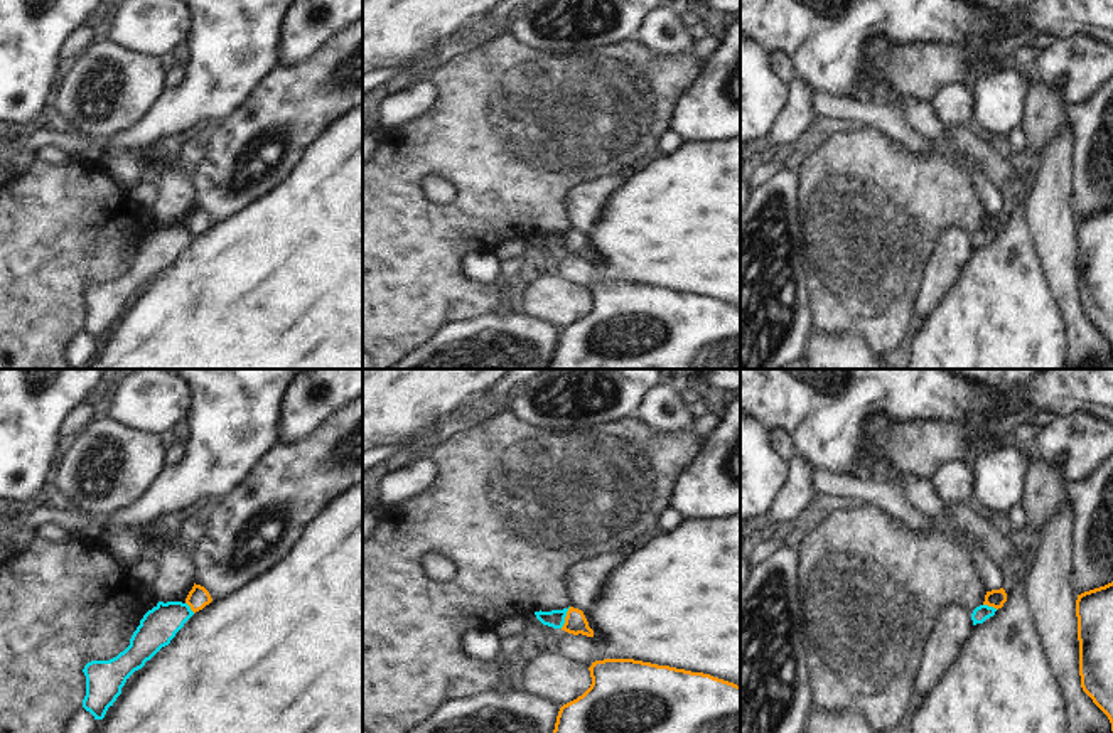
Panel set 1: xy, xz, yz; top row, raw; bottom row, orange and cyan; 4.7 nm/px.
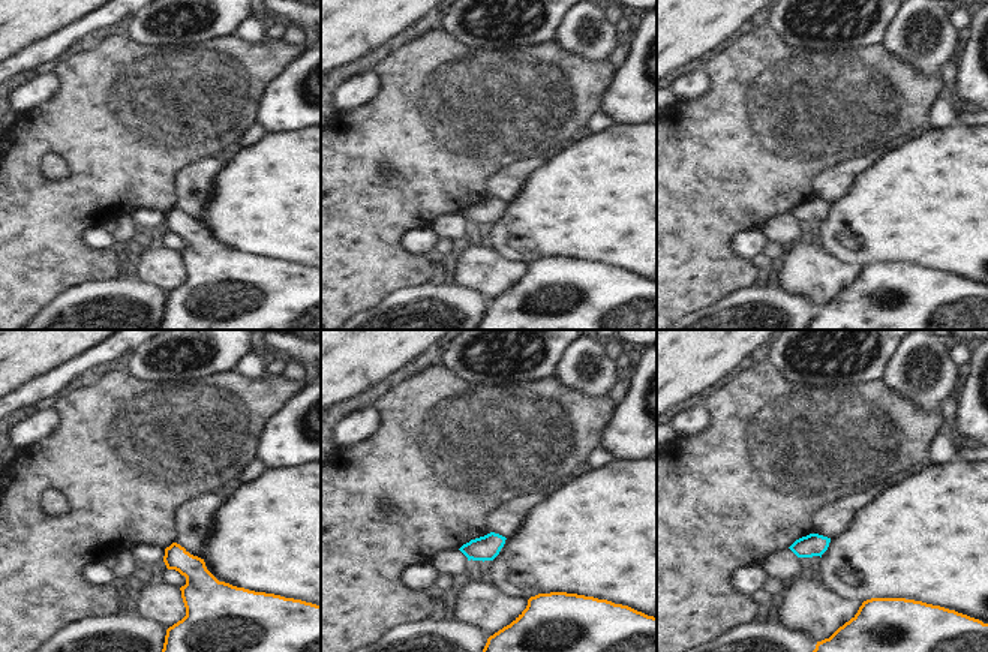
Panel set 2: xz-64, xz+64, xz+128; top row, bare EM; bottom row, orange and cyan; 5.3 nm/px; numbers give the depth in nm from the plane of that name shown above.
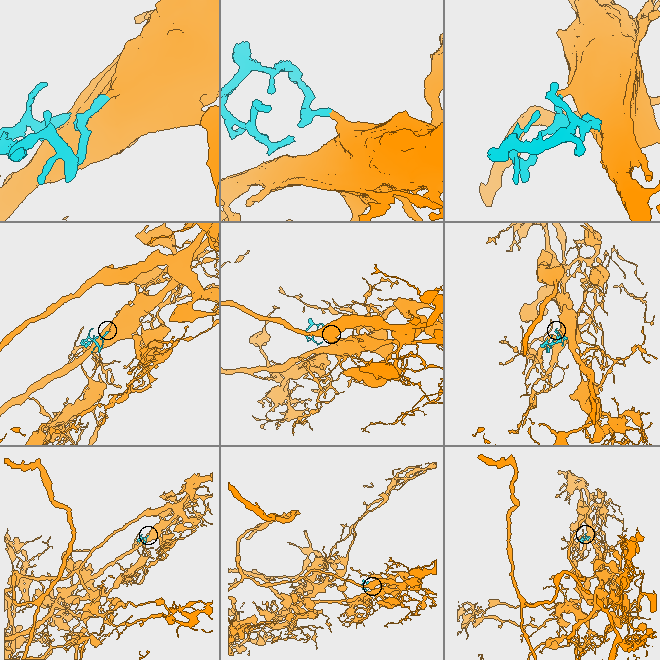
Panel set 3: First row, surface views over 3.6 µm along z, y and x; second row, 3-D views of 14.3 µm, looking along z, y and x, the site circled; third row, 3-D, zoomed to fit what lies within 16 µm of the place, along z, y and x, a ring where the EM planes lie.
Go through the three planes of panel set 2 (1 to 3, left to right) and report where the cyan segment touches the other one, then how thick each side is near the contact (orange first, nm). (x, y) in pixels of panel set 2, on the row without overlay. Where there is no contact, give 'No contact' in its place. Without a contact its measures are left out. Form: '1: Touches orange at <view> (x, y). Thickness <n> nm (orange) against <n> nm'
1: No contact
2: No contact
3: No contact.

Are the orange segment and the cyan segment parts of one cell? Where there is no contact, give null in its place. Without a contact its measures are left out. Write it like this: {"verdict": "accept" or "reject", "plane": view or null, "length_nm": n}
{"verdict": "reject", "plane": "xz", "length_nm": 120}

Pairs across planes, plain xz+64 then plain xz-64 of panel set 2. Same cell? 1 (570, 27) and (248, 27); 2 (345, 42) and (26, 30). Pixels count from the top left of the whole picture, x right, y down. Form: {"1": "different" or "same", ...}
{"1": "same", "2": "same"}

